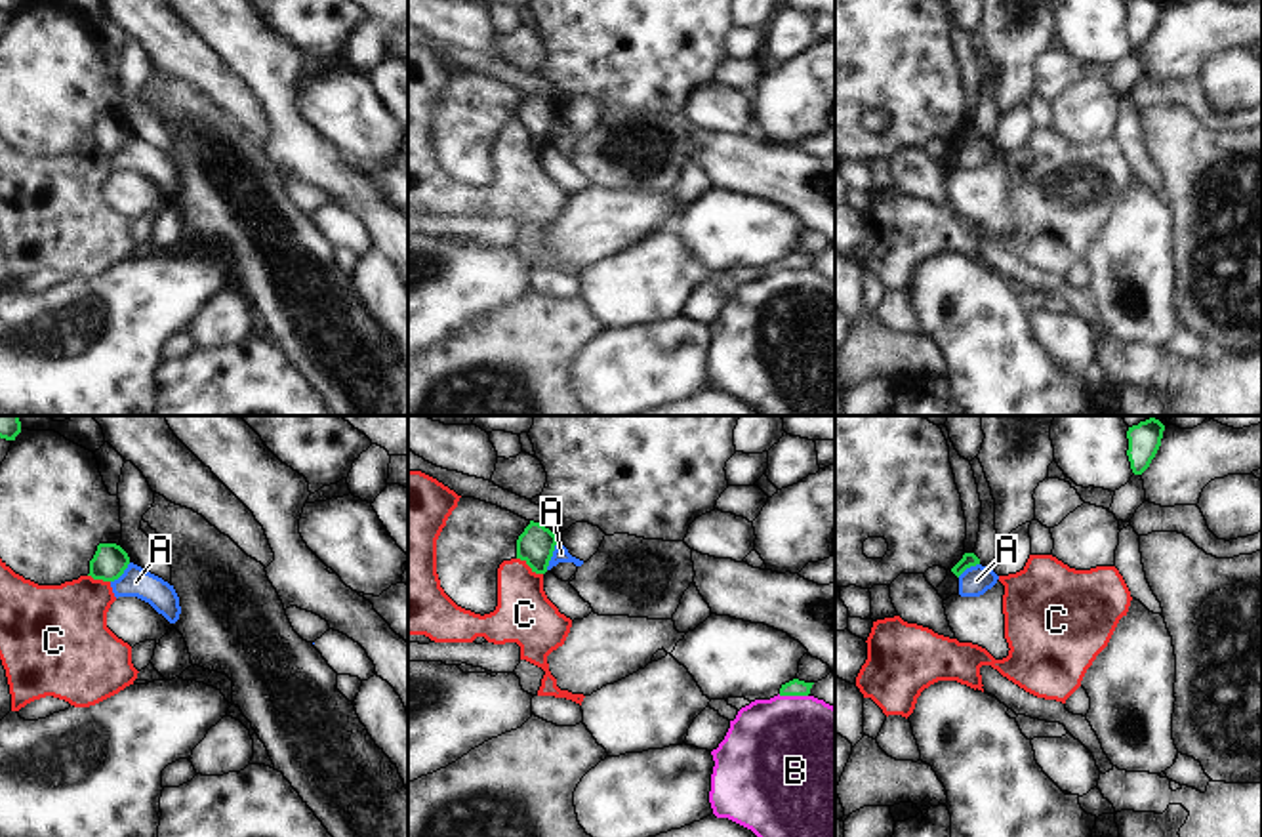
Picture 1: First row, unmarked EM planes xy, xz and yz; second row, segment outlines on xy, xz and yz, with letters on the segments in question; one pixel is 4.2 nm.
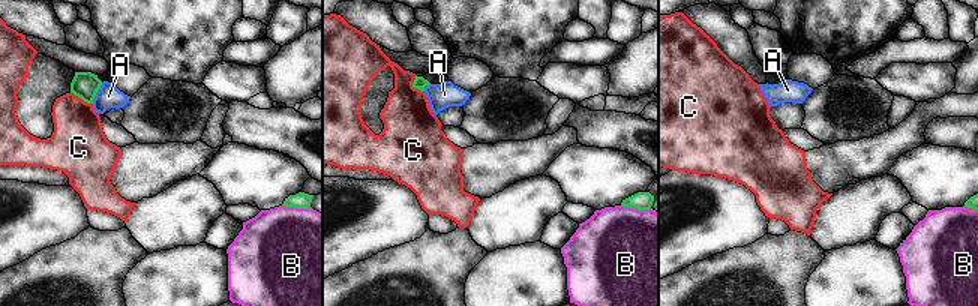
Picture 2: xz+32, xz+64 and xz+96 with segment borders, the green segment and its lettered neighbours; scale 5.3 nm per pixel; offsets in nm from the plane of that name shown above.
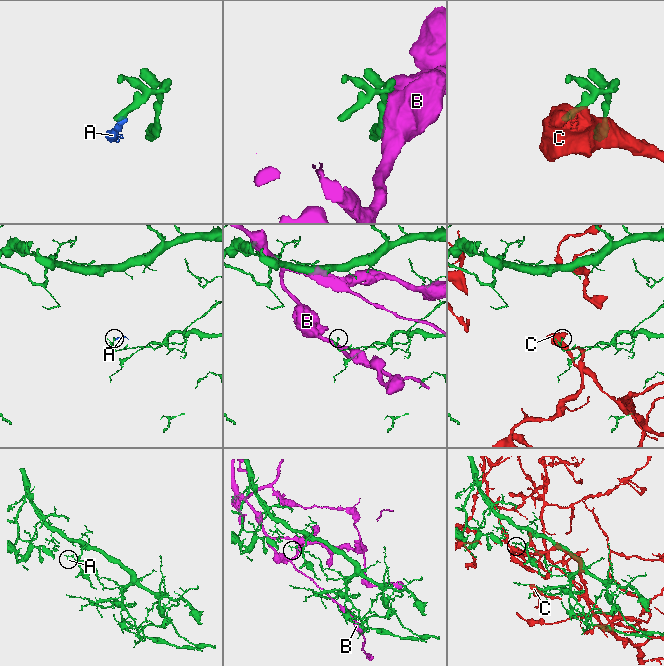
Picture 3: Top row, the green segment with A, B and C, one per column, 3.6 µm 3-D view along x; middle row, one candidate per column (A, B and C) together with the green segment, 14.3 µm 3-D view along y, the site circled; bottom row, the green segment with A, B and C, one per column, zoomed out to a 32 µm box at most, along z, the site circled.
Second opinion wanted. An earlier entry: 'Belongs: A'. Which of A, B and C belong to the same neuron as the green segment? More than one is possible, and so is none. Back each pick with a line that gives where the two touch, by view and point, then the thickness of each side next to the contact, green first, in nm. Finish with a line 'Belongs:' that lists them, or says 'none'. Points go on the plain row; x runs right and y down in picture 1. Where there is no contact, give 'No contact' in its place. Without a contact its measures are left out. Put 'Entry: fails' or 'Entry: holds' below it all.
Belongs: none
Entry: fails

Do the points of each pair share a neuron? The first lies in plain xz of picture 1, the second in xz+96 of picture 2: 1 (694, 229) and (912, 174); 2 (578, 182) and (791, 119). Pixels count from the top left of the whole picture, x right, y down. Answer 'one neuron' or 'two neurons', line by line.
1: one neuron
2: two neurons

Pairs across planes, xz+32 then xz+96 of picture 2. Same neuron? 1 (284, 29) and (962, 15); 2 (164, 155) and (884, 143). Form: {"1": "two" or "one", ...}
{"1": "one", "2": "one"}

